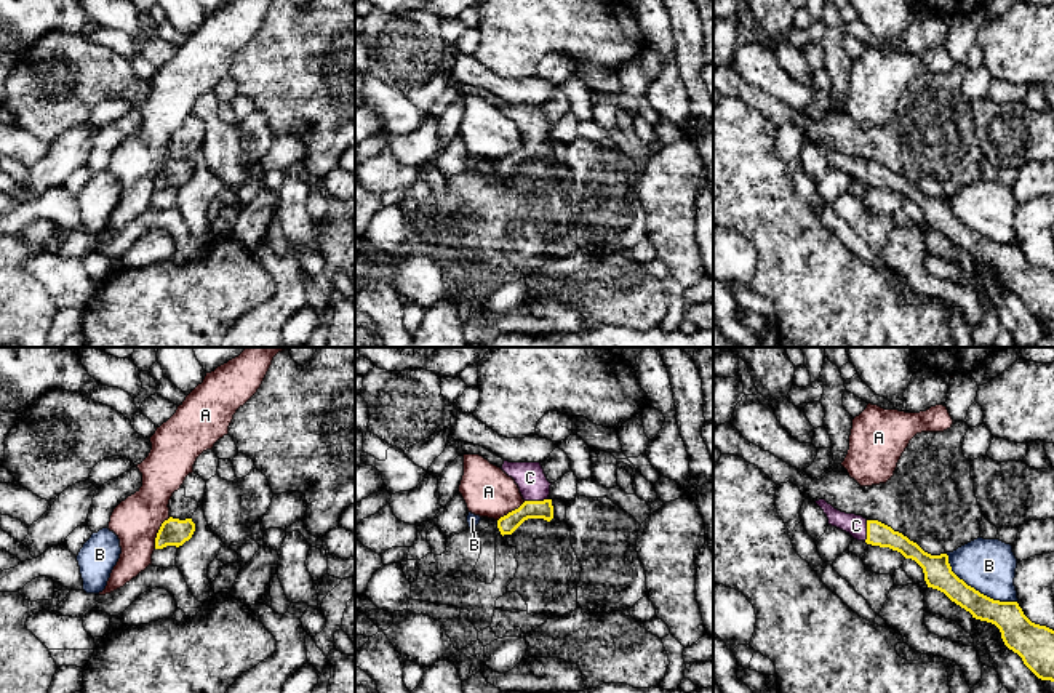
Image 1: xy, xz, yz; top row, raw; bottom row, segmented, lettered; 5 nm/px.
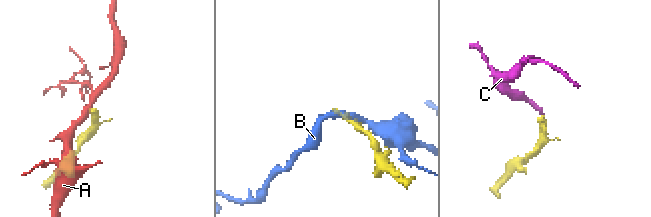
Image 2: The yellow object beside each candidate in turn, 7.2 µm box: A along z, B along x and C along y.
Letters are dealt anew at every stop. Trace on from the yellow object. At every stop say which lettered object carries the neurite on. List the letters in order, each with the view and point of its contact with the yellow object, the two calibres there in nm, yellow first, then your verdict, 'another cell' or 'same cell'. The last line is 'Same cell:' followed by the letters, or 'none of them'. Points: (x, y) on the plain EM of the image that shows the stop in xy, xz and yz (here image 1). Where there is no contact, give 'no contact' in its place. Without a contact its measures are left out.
A: xy (159, 173) | 140/240 nm | another cell
B: yz (974, 231) | 160/280 nm | another cell
C: xz (536, 143) | 100/150 nm | same cell
Same cell: C

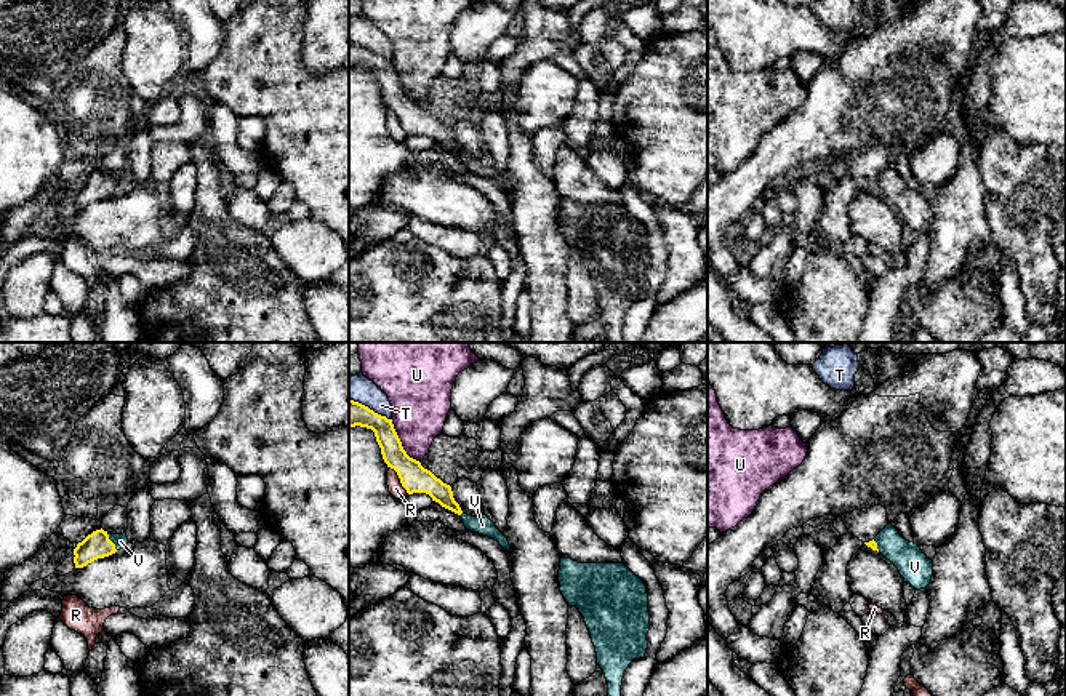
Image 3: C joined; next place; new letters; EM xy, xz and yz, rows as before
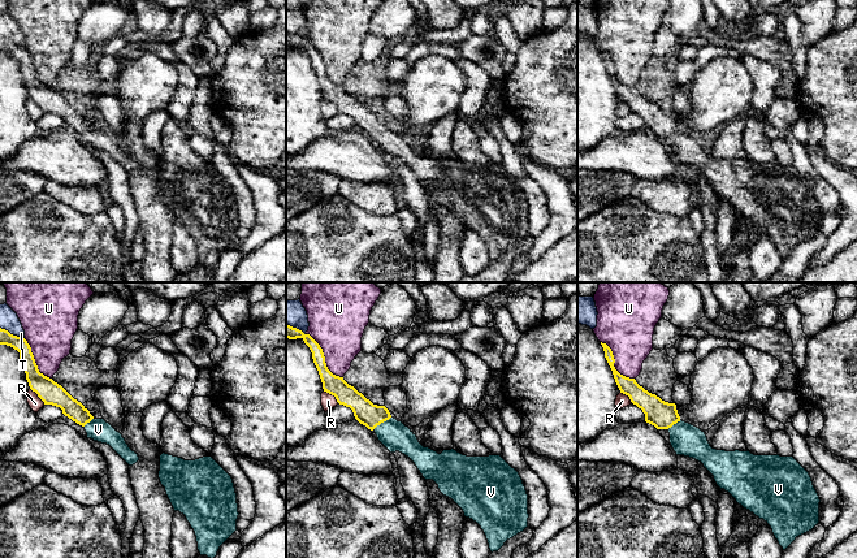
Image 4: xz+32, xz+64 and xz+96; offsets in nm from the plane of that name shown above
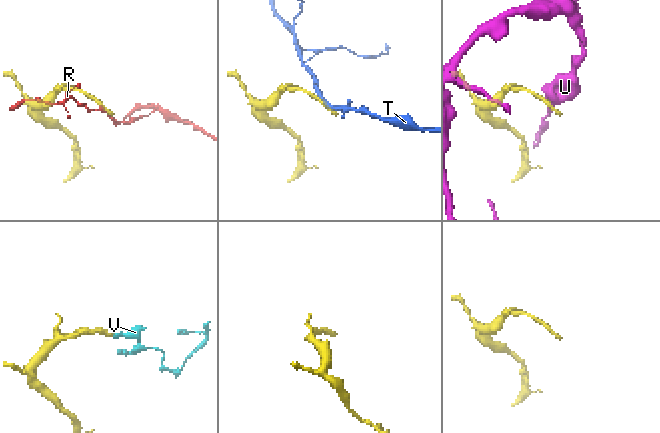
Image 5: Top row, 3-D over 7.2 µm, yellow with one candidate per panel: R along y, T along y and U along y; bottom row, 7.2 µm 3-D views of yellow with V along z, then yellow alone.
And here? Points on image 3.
R: xz (400, 122) | 140/70 nm | another cell
T: xz (368, 50) | 140/140 nm | another cell
U: xz (400, 84) | 140/300 nm | another cell
V: xy (111, 183) | 130/70 nm | same cell
Same cell: V

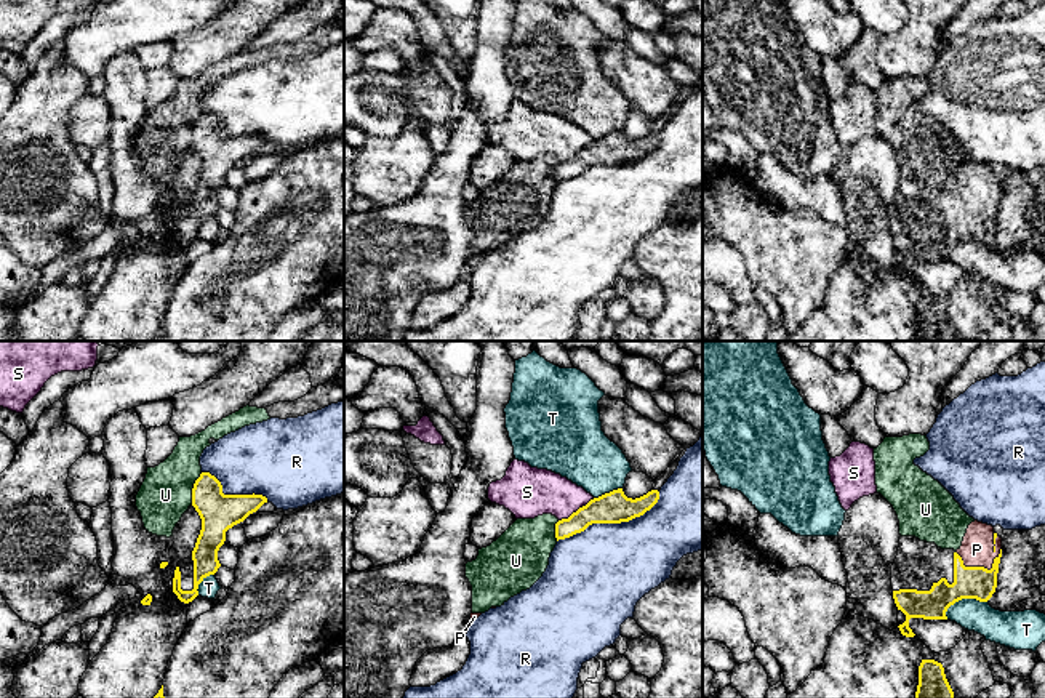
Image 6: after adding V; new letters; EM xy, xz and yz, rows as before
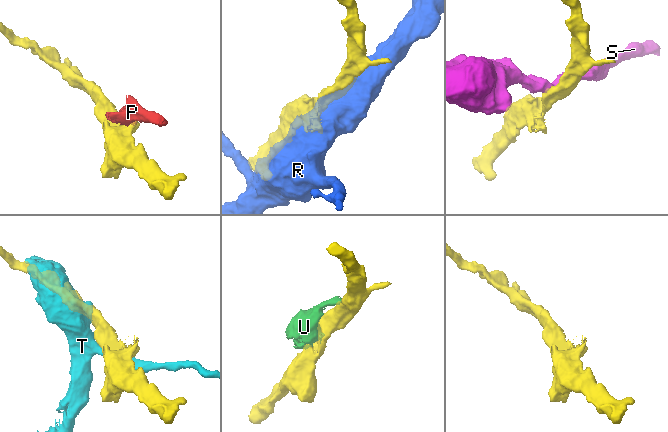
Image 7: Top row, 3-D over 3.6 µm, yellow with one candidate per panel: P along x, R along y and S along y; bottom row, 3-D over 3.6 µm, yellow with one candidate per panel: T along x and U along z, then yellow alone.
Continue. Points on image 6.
P: yz (980, 208) | 160/170 nm | another cell
R: xz (612, 164) | 160/460 nm | another cell
S: xz (578, 151) | 160/240 nm | another cell
T: yz (964, 239) | 160/160 nm | another cell
U: xy (192, 130) | 190/260 nm | another cell
Same cell: none of them

